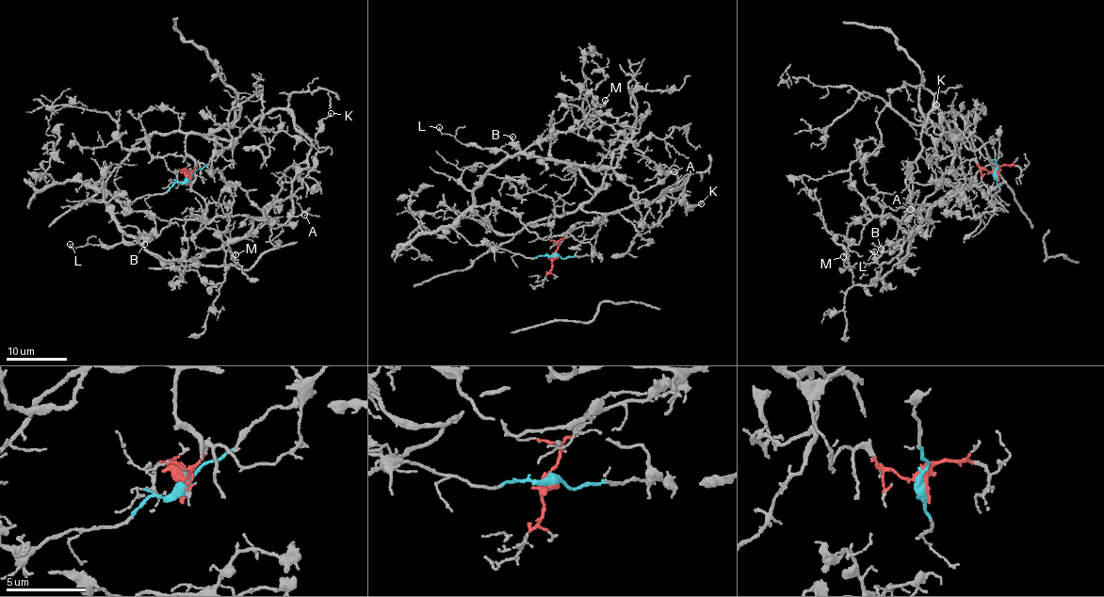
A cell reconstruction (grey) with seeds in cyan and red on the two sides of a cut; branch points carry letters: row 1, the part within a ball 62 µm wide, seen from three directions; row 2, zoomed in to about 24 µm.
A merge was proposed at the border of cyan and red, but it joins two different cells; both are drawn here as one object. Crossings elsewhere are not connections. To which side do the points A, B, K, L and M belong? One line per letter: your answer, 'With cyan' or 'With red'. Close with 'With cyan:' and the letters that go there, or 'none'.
A: With red
B: With cyan
K: With red
L: With cyan
M: With cyan
With cyan: B, L, M

